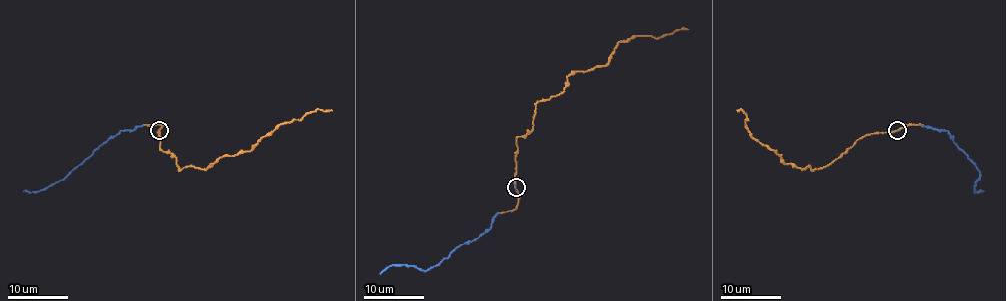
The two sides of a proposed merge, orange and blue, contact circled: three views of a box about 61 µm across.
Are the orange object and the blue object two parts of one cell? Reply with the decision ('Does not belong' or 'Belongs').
Belongs

